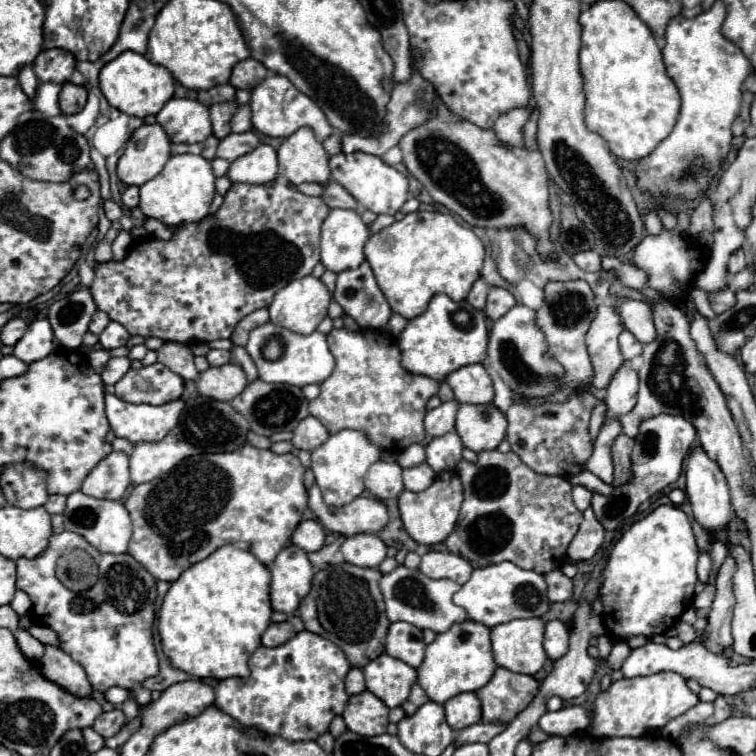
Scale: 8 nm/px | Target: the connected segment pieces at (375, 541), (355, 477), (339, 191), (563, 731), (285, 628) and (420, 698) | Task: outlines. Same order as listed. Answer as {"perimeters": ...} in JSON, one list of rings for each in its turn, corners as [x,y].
{"perimeters":[[[[356,534],[346,538],[340,552],[348,564],[362,568],[378,568],[386,558],[386,544],[376,534]]],[[[350,428],[330,434],[322,446],[312,450],[312,470],[316,476],[316,484],[322,490],[326,506],[338,508],[338,506],[350,504],[354,498],[358,498],[364,492],[364,476],[366,476],[368,468],[374,462],[378,462],[384,452],[386,450],[382,446],[376,446],[374,442],[370,442],[364,432],[350,430]]],[[[332,180],[324,184],[322,200],[328,204],[328,208],[352,208],[352,210],[358,208],[356,200],[338,182],[332,182]]],[[[568,706],[556,712],[546,712],[538,720],[538,726],[550,736],[570,736],[574,732],[586,730],[590,722],[592,718],[582,706]]],[[[280,622],[280,624],[270,624],[262,636],[262,644],[264,646],[280,646],[284,642],[288,642],[294,636],[294,628],[288,622]]],[[[414,684],[412,690],[410,690],[410,696],[408,696],[408,700],[402,704],[402,708],[406,710],[406,714],[414,714],[414,710],[416,710],[418,706],[422,706],[422,702],[426,702],[426,700],[428,700],[426,692],[424,692],[418,684]]]]}

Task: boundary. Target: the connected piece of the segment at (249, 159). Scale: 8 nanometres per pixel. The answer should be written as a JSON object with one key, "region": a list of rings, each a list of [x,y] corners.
{"region":[[[260,144],[252,152],[236,158],[228,170],[228,178],[232,182],[244,184],[266,184],[272,182],[276,174],[278,174],[276,150],[268,144]]]}

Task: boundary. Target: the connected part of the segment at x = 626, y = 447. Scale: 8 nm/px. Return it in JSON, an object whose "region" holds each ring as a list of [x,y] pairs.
{"region":[[[620,434],[612,446],[612,458],[614,458],[614,482],[628,482],[630,478],[630,450],[634,446],[634,440],[626,434]]]}

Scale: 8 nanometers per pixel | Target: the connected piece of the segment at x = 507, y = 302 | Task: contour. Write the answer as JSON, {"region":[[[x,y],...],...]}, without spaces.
{"region":[[[492,288],[490,294],[488,294],[488,302],[486,302],[484,312],[486,312],[486,316],[488,316],[492,322],[496,322],[496,320],[502,318],[514,304],[516,304],[516,300],[514,300],[514,296],[512,296],[508,290],[504,290],[504,288]]]}

